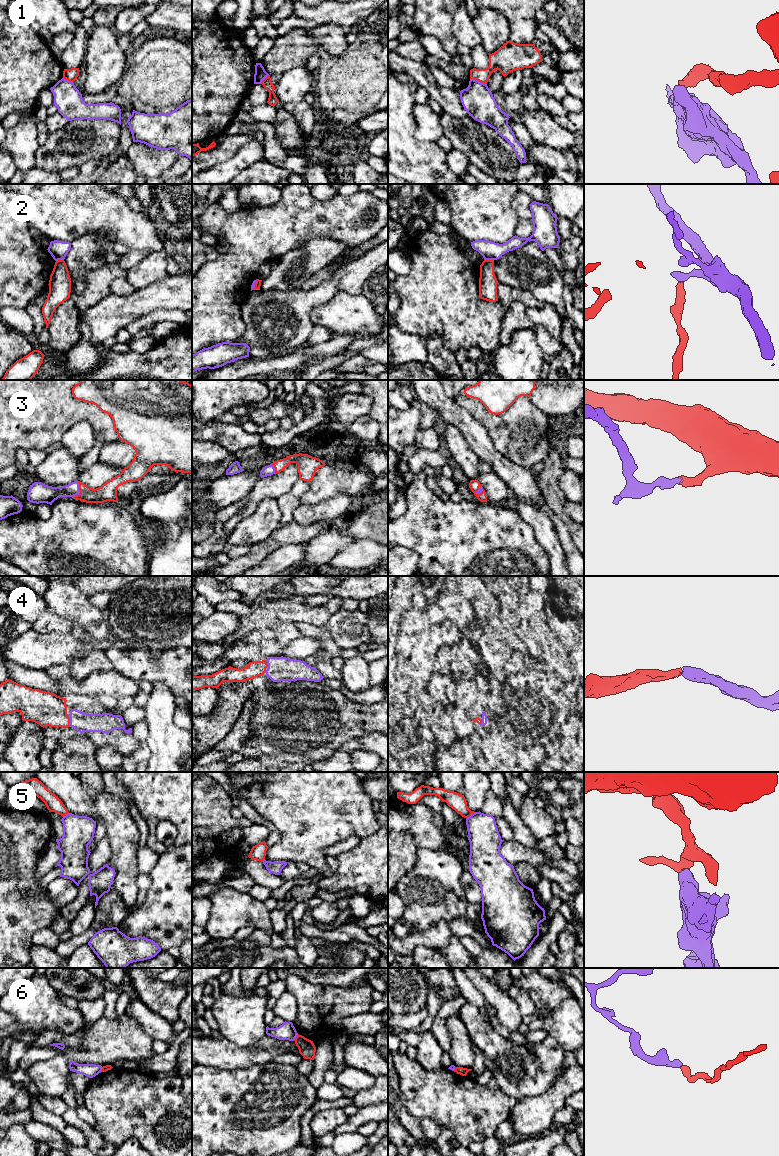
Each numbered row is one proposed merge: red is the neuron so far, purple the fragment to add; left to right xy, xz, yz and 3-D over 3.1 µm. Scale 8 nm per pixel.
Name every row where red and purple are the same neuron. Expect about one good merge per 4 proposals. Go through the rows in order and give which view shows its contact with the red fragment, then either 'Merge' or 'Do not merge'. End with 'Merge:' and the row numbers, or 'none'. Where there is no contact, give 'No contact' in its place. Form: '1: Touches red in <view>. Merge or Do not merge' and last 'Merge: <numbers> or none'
1: Touches red in yz. Do not merge
2: Touches red in yz. Do not merge
3: Touches red in xy. Merge
4: Touches red in xy. Merge
5: Touches red in yz. Do not merge
6: Touches red in xz. Do not merge
Merge: 3, 4

